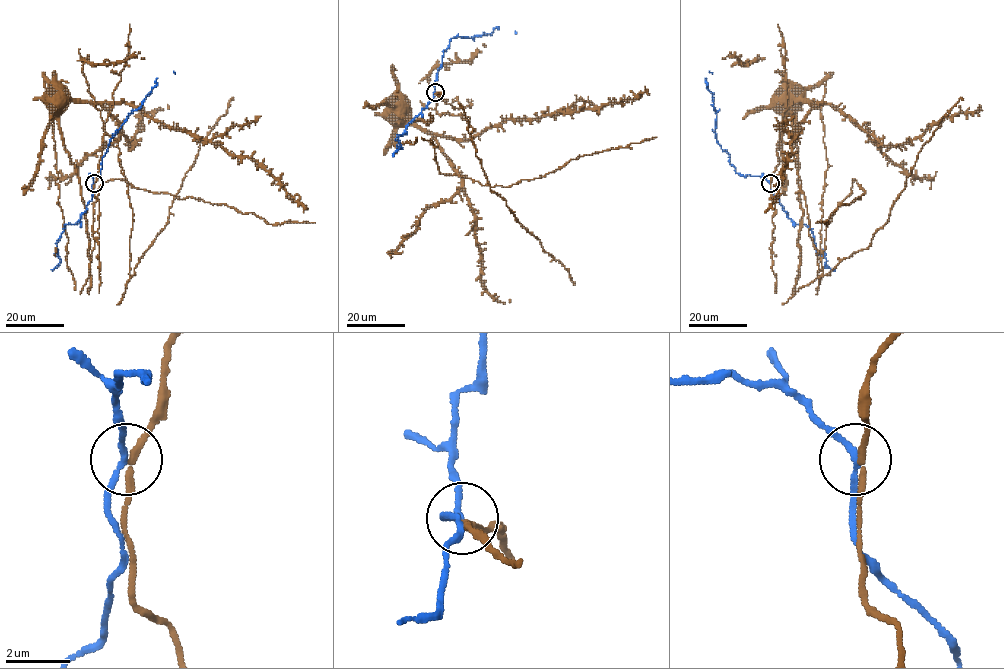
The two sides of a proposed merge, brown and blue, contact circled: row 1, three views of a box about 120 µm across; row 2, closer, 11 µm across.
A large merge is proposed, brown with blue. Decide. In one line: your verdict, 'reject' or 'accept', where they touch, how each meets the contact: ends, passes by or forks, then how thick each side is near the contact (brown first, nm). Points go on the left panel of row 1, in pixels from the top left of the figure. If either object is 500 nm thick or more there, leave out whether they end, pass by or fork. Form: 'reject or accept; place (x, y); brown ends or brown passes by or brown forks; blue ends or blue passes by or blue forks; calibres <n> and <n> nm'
reject; place (94, 183); brown passes by; blue passes by; calibres 180 and 170 nm

